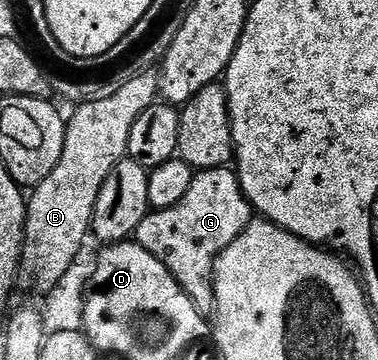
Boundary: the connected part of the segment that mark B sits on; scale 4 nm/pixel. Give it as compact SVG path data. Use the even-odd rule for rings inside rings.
M148 70L131 75L127 83L116 89L116 93L77 104L73 108L74 116L66 119L60 161L56 161L56 169L52 169L52 173L29 192L26 205L21 270L42 293L56 286L68 272L80 247L87 242L92 231L96 197L100 197L108 173L116 169L121 159L127 158L130 130L136 117L152 106L159 95L157 74Z

